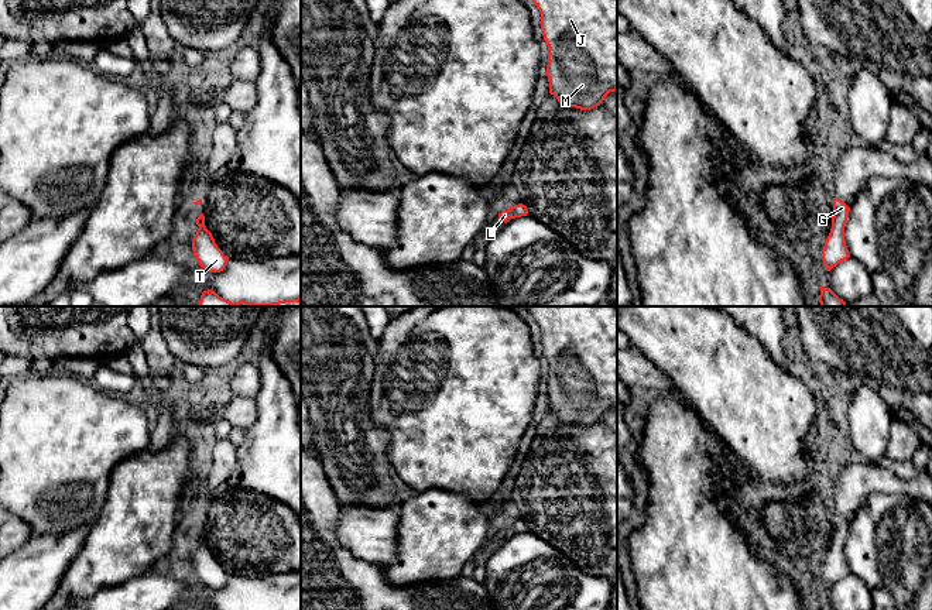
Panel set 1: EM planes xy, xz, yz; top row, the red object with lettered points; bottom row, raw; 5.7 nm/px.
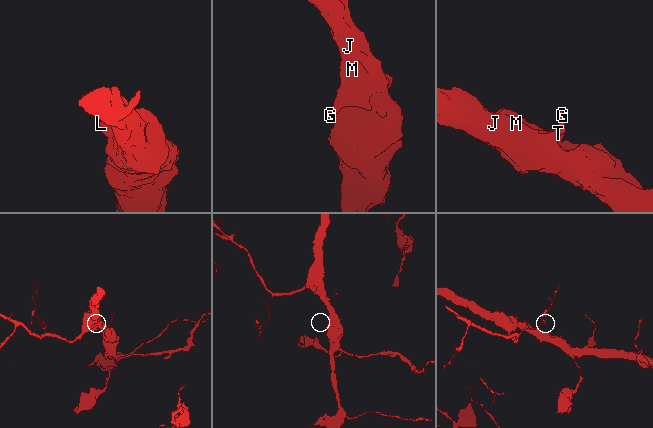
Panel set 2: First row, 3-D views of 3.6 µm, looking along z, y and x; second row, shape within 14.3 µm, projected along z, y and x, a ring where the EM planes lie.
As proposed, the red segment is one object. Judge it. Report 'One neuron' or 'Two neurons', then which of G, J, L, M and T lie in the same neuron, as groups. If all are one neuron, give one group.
One neuron. Groups: G J L M T

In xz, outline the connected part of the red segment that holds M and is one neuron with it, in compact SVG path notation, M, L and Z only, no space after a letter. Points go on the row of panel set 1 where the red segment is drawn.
M532 0L541 13L541 30L548 45L549 93L563 106L592 110L610 92L617 93L617 0Z

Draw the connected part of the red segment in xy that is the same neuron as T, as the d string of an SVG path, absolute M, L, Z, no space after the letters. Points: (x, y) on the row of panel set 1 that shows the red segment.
M203 213L196 219L196 225L199 229L192 239L192 250L199 265L209 273L223 271L229 257L223 254L215 243L212 233L206 229Z

